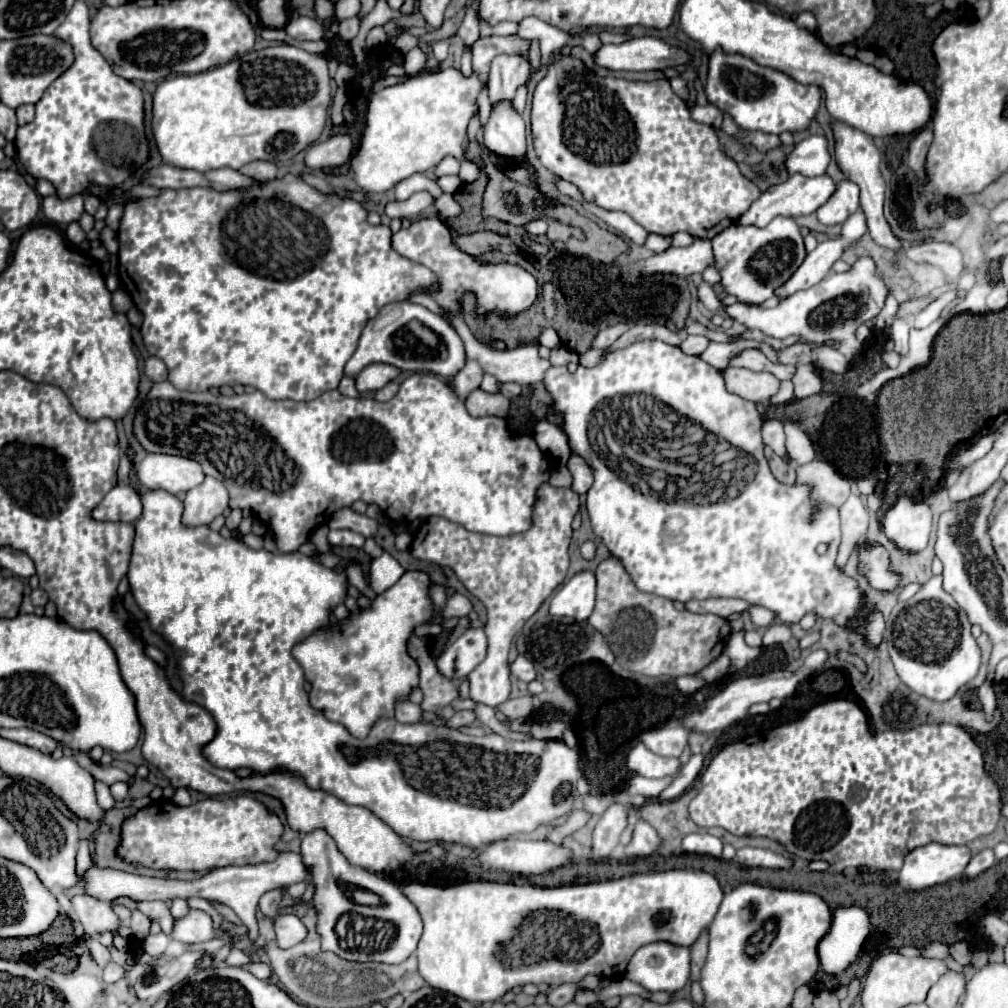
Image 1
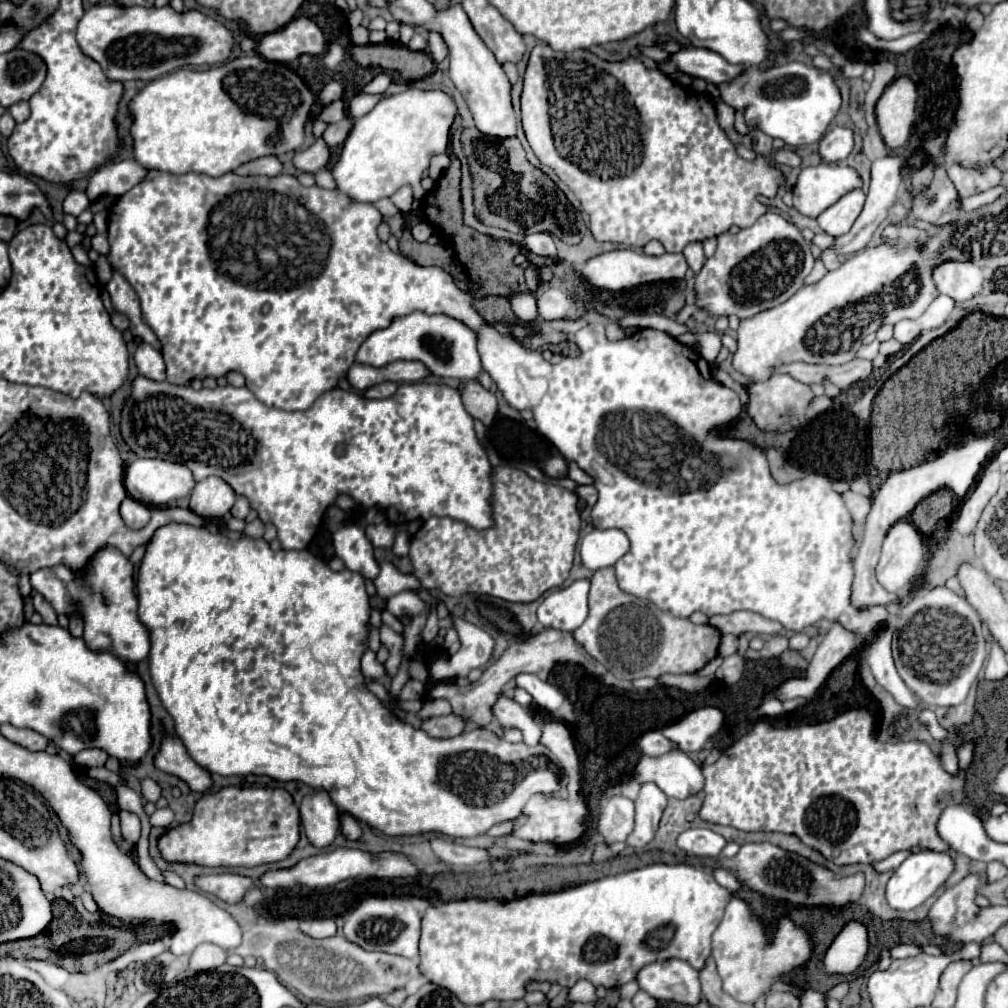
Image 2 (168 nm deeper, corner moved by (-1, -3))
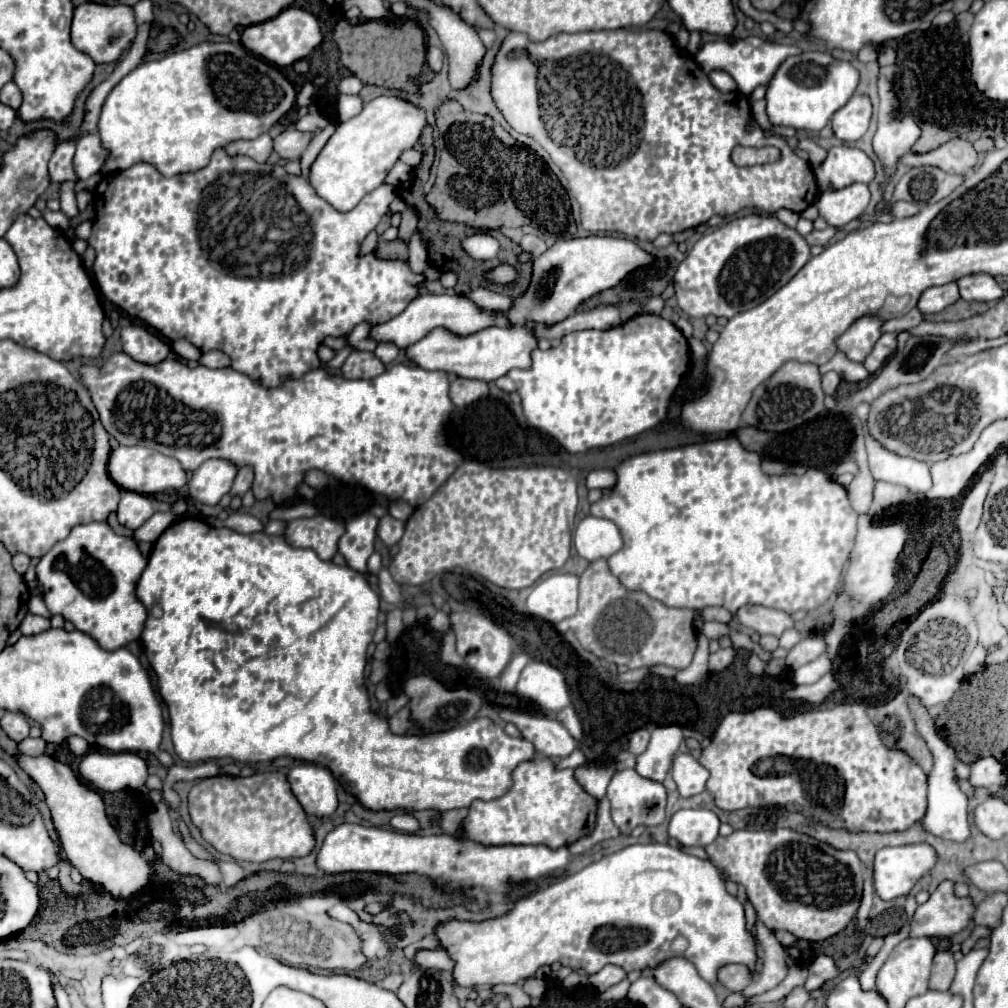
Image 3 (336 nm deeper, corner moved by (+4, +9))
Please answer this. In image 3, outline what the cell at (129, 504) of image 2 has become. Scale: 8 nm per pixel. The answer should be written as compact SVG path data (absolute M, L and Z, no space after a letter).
M122 491L122 499L120 499L120 505L118 505L118 521L124 527L136 531L154 513L156 513L156 509L154 509L154 503L152 503L152 499L148 495Z

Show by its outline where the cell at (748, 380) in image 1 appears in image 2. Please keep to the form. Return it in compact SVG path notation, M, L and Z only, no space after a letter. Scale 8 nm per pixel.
M771 375L767 381L759 381L759 383L751 383L747 387L751 403L749 403L749 415L755 421L757 427L773 431L773 429L781 429L781 431L791 431L791 429L801 429L807 421L809 421L809 413L807 407L813 399L811 389L805 383L799 383L791 377L785 375Z

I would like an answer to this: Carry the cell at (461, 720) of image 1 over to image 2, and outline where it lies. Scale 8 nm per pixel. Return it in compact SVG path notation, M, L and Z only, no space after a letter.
M451 713L451 715L445 715L445 717L431 717L431 719L427 719L421 725L421 729L425 733L429 733L431 737L443 737L445 739L445 737L461 735L465 725L467 725L467 721L463 717Z

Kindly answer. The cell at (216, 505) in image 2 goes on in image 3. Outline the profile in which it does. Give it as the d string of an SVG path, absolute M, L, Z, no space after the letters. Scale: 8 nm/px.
M226 459L204 461L188 481L190 497L204 505L216 505L232 489L238 467Z

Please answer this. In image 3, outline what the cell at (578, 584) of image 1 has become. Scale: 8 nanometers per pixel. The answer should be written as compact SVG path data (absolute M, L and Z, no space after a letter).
M554 573L542 579L528 595L528 613L548 623L560 623L576 613L578 577L570 573Z

